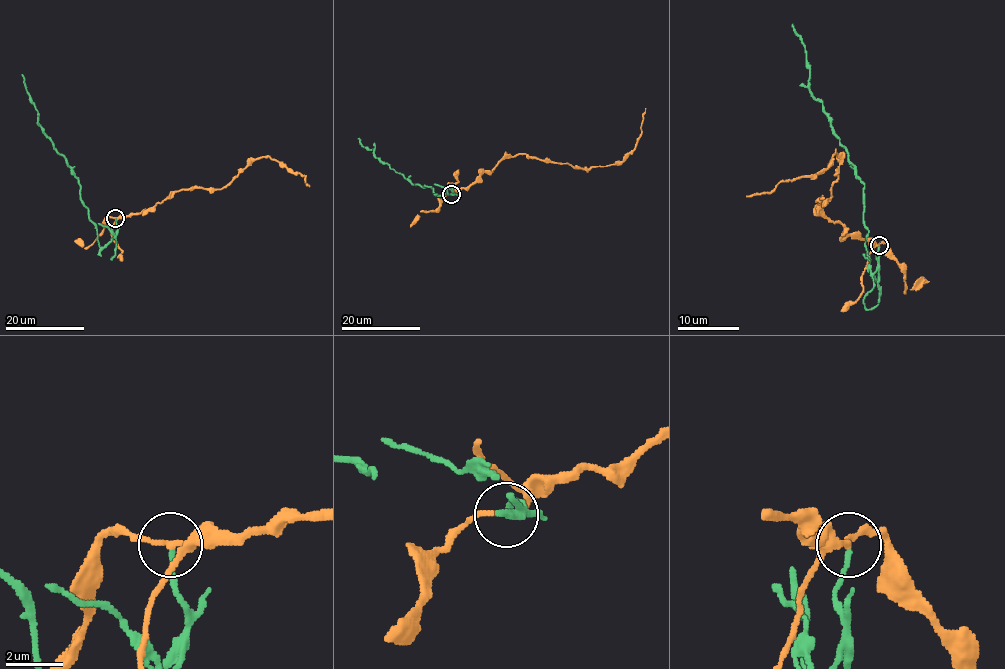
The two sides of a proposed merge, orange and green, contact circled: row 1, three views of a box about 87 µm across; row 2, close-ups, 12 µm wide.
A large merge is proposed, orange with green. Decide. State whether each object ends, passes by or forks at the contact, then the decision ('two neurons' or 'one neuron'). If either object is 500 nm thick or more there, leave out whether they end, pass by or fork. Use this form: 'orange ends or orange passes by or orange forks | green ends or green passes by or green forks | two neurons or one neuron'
orange passes by | green ends | two neurons

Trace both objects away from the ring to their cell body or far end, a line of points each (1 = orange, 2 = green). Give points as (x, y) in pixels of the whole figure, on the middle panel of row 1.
1: (451, 194), (469, 186), (501, 160), (518, 154), (570, 164), (574, 168), (619, 164), (634, 149), (646, 109)
2: (451, 194), (440, 195), (433, 188), (413, 185), (376, 158), (374, 149), (364, 147), (358, 138)

